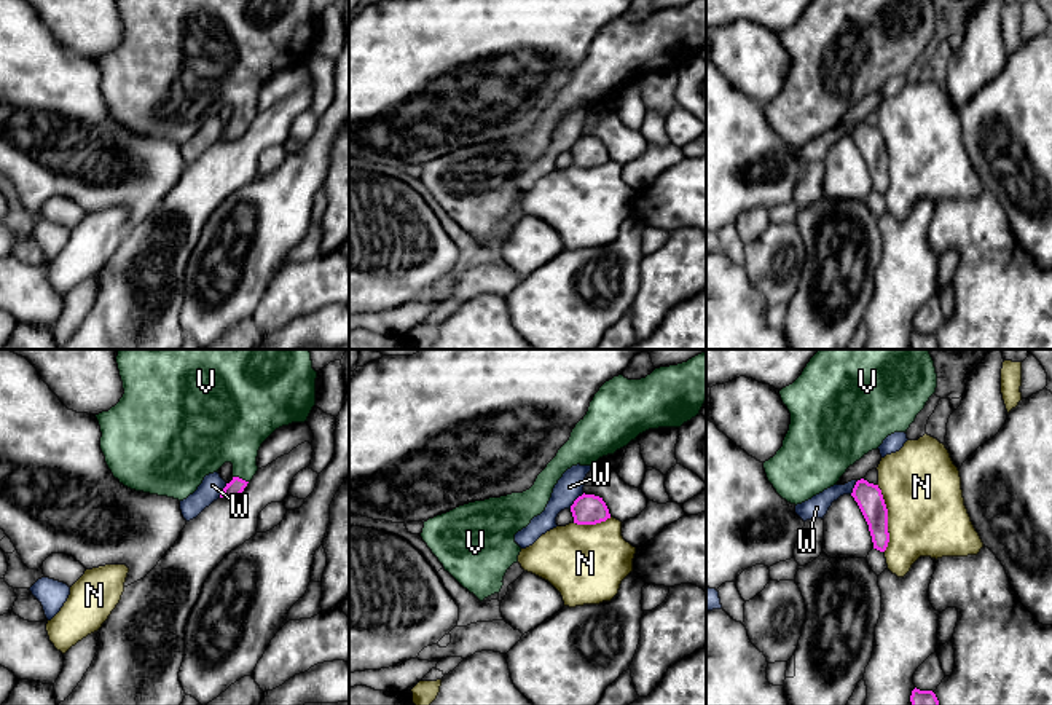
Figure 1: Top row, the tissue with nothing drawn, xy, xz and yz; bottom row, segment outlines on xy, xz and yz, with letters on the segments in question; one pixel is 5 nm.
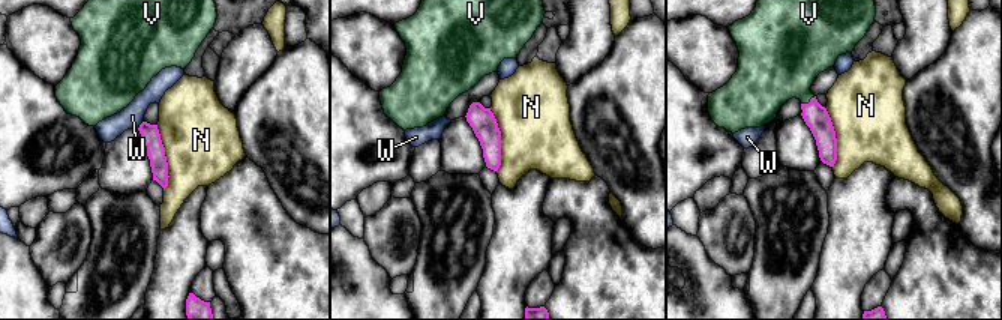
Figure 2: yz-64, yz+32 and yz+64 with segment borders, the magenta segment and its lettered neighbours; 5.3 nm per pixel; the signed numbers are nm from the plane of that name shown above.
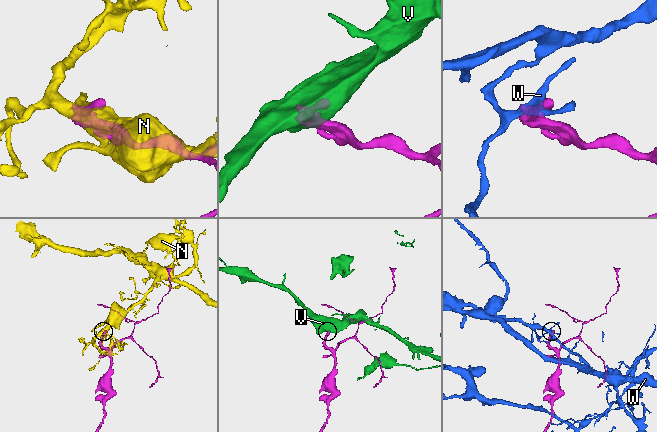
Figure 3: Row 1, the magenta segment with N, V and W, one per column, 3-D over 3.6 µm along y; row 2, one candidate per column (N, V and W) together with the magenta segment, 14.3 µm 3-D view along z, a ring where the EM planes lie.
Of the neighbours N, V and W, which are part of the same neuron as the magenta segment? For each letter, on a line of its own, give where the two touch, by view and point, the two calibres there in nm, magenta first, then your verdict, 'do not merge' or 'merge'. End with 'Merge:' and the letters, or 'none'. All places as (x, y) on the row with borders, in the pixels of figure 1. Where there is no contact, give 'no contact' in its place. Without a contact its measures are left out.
N: contact yz (887, 517); calibres 140 and 400 nm; do not merge
V: contact xy (241, 479); calibres 80 and 320 nm; merge
W: contact xz (576, 500); calibres 160 and 140 nm; do not merge
Merge: V

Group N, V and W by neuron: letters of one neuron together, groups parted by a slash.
N / V / W

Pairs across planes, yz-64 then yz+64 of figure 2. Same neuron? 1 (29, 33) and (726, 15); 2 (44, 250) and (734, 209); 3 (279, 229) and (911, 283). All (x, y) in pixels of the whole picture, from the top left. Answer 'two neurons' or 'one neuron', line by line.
1: two neurons
2: one neuron
3: one neuron

